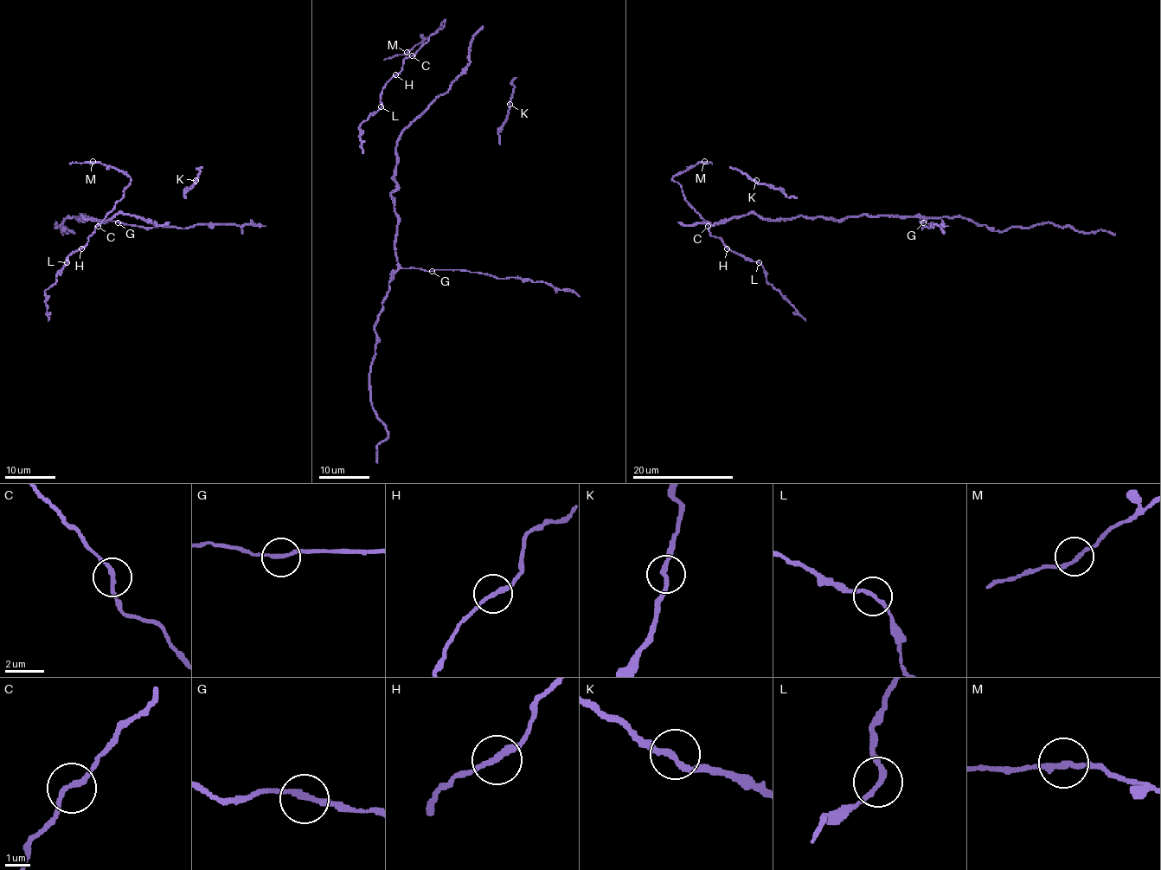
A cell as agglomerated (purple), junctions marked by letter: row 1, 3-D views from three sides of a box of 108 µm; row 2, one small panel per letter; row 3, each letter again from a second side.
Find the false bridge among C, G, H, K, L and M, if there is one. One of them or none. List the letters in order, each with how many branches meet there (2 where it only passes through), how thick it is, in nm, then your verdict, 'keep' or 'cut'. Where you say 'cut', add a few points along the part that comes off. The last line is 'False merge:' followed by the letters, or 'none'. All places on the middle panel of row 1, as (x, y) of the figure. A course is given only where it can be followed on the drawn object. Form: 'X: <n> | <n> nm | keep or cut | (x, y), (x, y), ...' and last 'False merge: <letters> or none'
C: 2 | 200 nm | keep
G: 2 | 200 nm | keep
H: 2 | 240 nm | keep
K: 2 | 240 nm | keep
L: 2 | 190 nm | keep
M: 2 | 220 nm | keep
False merge: none

